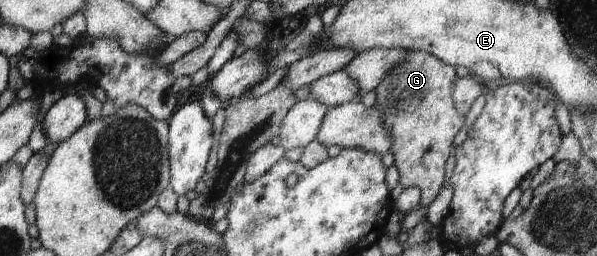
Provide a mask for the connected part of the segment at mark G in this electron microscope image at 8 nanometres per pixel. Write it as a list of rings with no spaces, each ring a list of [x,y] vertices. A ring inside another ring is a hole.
[[[415,49],[408,51],[408,58],[394,66],[374,88],[375,105],[382,113],[384,128],[392,136],[390,152],[400,172],[398,183],[404,188],[418,188],[421,206],[430,206],[438,196],[453,158],[454,136],[464,125],[465,116],[458,114],[452,98],[456,79],[453,66]]]

